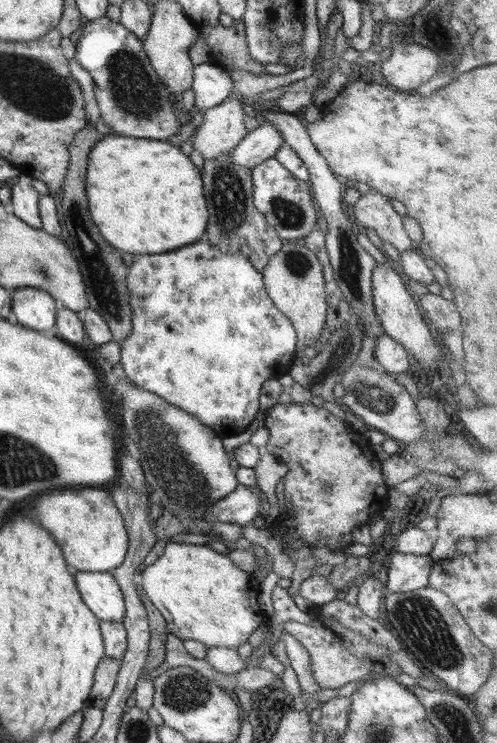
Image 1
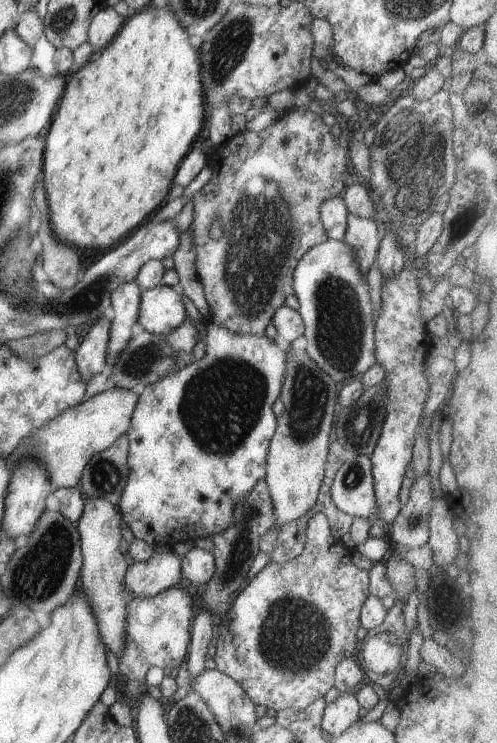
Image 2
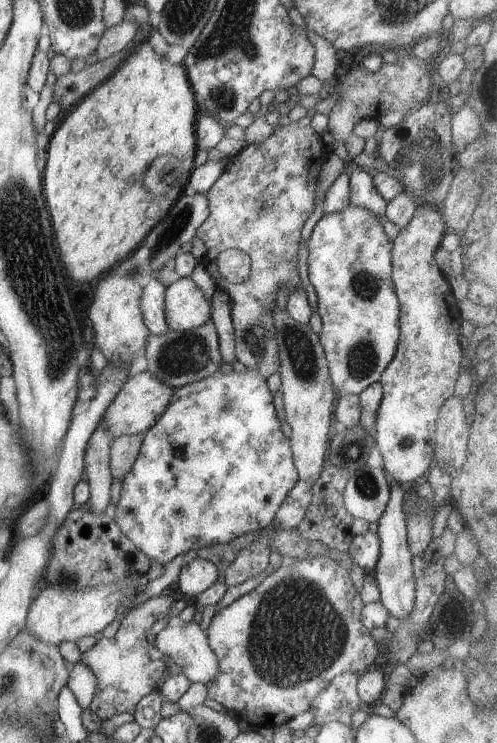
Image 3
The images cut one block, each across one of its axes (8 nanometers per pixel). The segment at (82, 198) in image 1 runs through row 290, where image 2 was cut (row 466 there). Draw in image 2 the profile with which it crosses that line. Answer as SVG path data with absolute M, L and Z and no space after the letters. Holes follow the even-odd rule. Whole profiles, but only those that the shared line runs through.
M122 435L110 448L95 454L83 470L78 487L84 496L119 503L129 475L129 440Z

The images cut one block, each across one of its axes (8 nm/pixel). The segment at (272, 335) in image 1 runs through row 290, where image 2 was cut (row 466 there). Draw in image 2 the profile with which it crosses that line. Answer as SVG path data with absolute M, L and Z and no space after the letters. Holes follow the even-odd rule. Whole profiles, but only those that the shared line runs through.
M209 319L206 321L206 355L189 365L184 365L160 380L139 389L139 401L132 413L131 425L127 432L129 440L129 455L127 463L129 475L126 486L123 488L117 509L126 526L132 530L136 539L143 540L153 549L157 546L176 548L179 544L188 541L196 542L199 538L211 537L213 534L224 532L232 523L235 508L239 501L250 494L259 480L265 480L266 461L269 444L277 427L277 417L272 411L272 404L280 396L283 376L285 373L285 358L287 352L282 351L278 345L268 337L256 335L236 334L219 327Z

